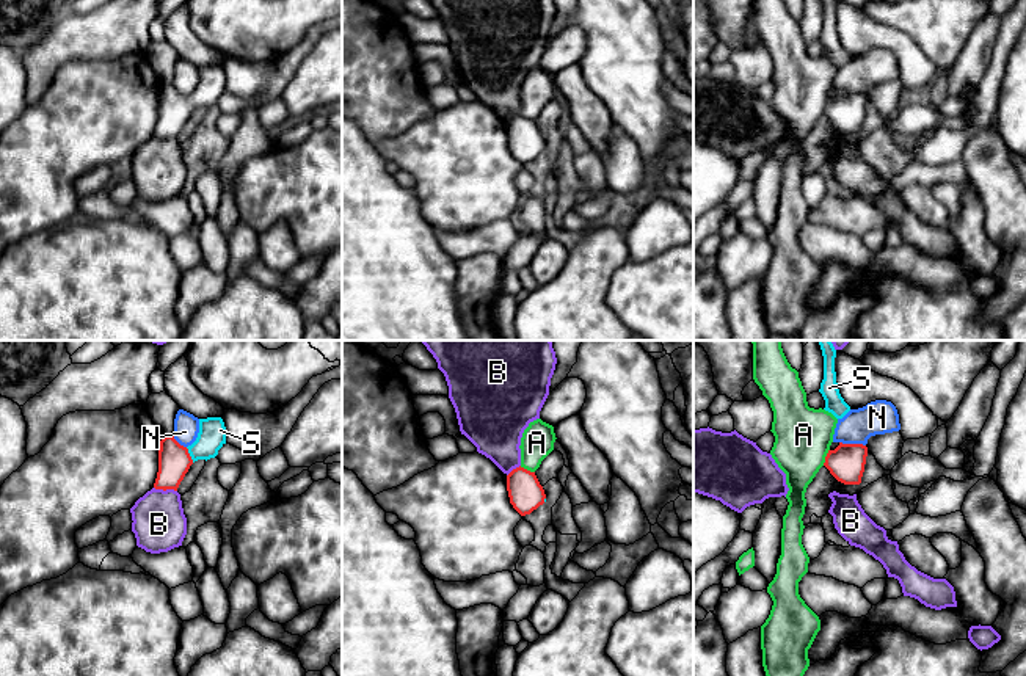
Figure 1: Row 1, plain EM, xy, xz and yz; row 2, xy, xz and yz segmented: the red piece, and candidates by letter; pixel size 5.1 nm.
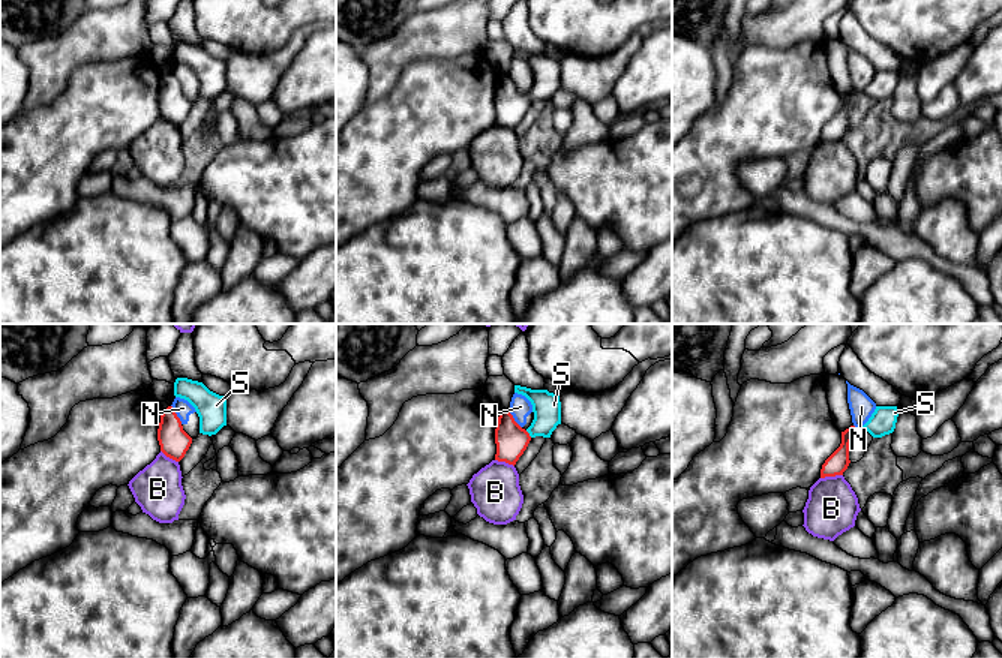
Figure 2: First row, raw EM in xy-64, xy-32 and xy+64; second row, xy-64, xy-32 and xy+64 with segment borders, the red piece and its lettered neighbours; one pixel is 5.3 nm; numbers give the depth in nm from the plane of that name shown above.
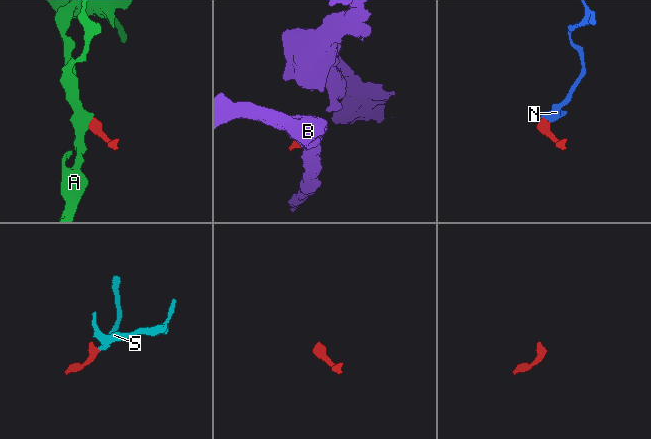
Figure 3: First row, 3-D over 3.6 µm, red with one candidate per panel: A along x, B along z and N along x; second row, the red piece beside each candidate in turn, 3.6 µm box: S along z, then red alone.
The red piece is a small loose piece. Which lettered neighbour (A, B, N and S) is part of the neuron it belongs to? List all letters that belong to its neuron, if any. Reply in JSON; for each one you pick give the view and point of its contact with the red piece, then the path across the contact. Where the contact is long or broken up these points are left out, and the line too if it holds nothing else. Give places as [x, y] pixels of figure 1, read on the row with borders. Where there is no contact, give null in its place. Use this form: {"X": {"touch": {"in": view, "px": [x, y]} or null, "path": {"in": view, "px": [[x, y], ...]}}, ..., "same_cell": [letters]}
{"S": {"touch": {"in": "xy", "px": [189, 455]}, "path": {"in": "xy", "px": [[174, 460], [189, 455], [212, 433]]}}, "same_cell": ["S"]}

